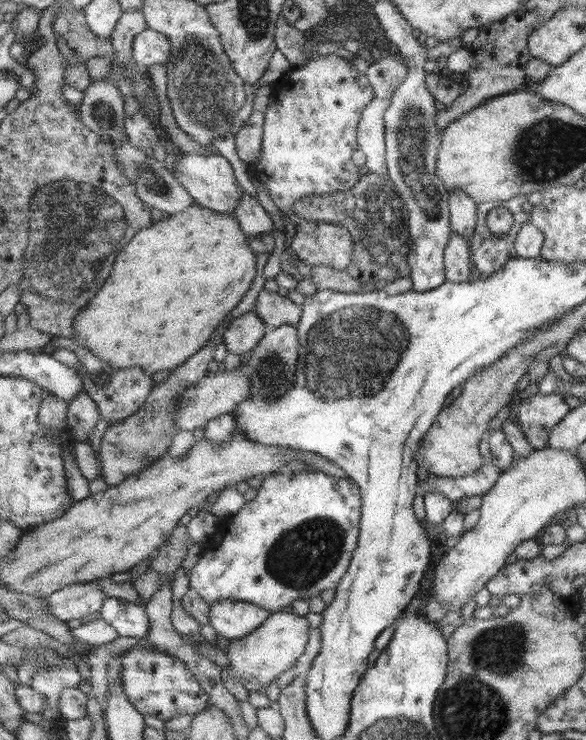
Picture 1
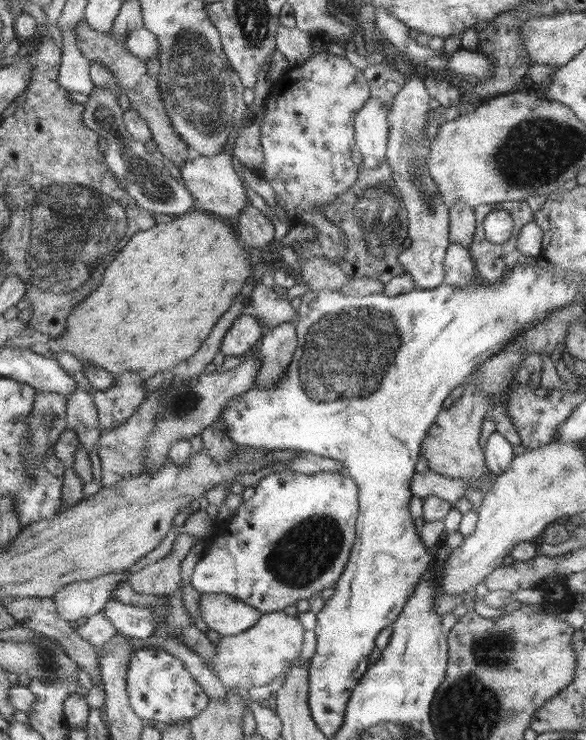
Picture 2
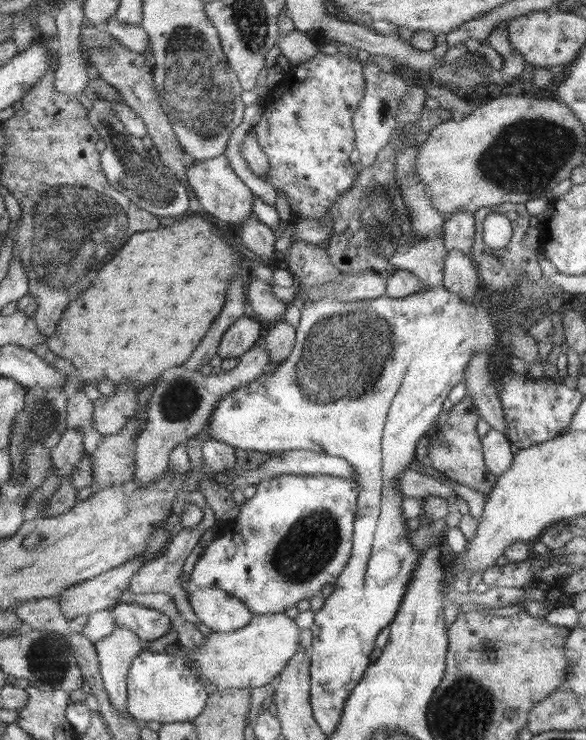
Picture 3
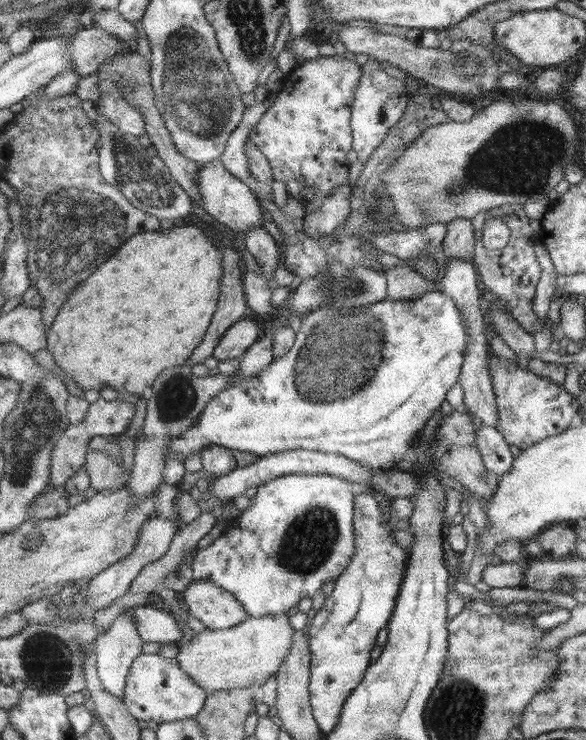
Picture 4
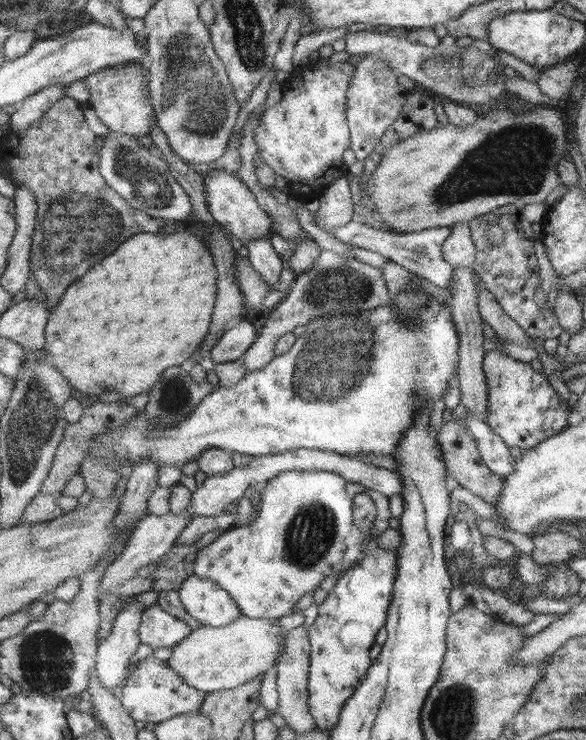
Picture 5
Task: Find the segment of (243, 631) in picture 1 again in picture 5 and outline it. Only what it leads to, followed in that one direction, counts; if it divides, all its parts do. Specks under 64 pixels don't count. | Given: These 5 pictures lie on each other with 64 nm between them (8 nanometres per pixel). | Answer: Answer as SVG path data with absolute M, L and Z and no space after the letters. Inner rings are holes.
M189 576L179 590L185 610L203 625L224 627L243 616L235 599L214 580Z

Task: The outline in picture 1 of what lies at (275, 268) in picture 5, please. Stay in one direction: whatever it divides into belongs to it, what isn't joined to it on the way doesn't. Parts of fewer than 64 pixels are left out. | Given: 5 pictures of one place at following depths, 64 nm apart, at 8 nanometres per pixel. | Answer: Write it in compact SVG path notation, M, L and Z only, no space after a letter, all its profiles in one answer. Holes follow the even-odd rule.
M242 189L242 202L234 212L249 239L261 235L261 238L270 242L270 236L276 232L275 226L257 197Z

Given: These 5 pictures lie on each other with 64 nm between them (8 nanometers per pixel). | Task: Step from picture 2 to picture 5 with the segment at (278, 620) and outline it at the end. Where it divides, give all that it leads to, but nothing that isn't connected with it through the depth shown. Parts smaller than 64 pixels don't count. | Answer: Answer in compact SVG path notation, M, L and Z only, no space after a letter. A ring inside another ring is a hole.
M243 615L224 627L202 625L191 631L189 637L172 649L167 661L189 686L207 693L226 691L255 677L262 678L271 670L284 652L287 634L283 634L283 628L275 625L273 619Z

